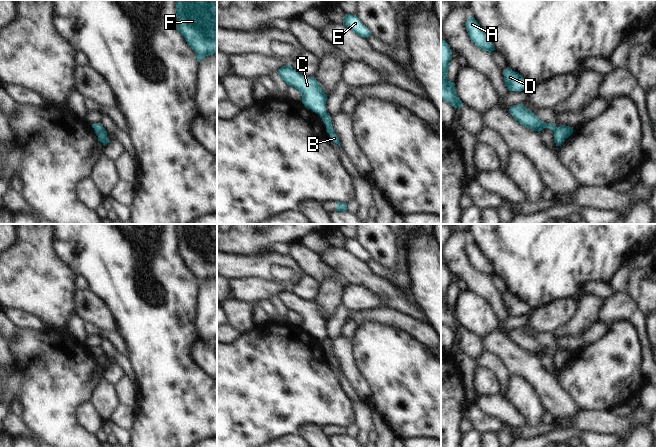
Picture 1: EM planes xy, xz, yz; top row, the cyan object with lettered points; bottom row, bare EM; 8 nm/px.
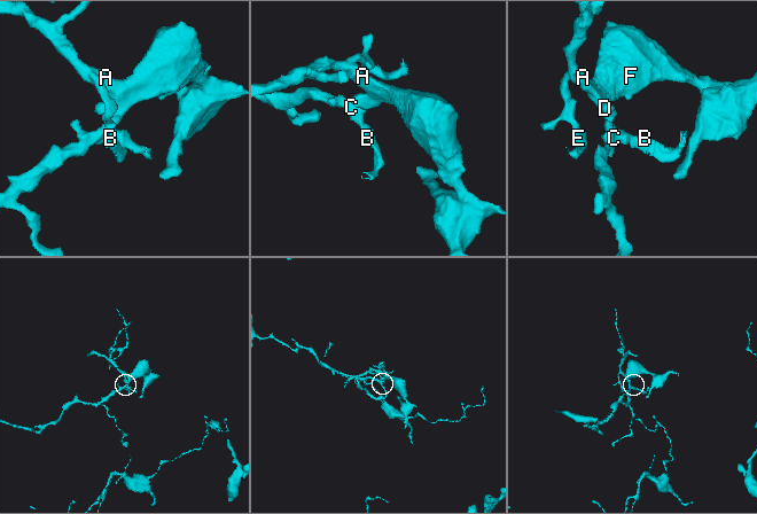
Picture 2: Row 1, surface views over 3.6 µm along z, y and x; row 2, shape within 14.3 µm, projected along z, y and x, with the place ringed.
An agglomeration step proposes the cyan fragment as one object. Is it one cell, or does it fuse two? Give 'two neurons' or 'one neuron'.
two neurons

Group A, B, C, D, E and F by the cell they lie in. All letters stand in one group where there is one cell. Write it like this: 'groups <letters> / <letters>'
groups A C D E F / B

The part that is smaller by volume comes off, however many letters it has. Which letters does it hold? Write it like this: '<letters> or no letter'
B

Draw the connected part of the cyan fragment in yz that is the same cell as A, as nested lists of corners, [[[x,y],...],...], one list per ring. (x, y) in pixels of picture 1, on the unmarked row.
[[[469,240],[466,246],[466,254],[471,265],[477,269],[480,273],[483,273],[489,277],[496,274],[494,268],[489,261],[484,257],[478,246],[474,241]]]

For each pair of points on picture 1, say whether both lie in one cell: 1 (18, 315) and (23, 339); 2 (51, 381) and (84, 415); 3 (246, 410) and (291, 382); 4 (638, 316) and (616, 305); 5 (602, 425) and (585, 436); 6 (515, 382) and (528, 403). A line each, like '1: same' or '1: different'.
1: different
2: different
3: same
4: same
5: different
6: same

